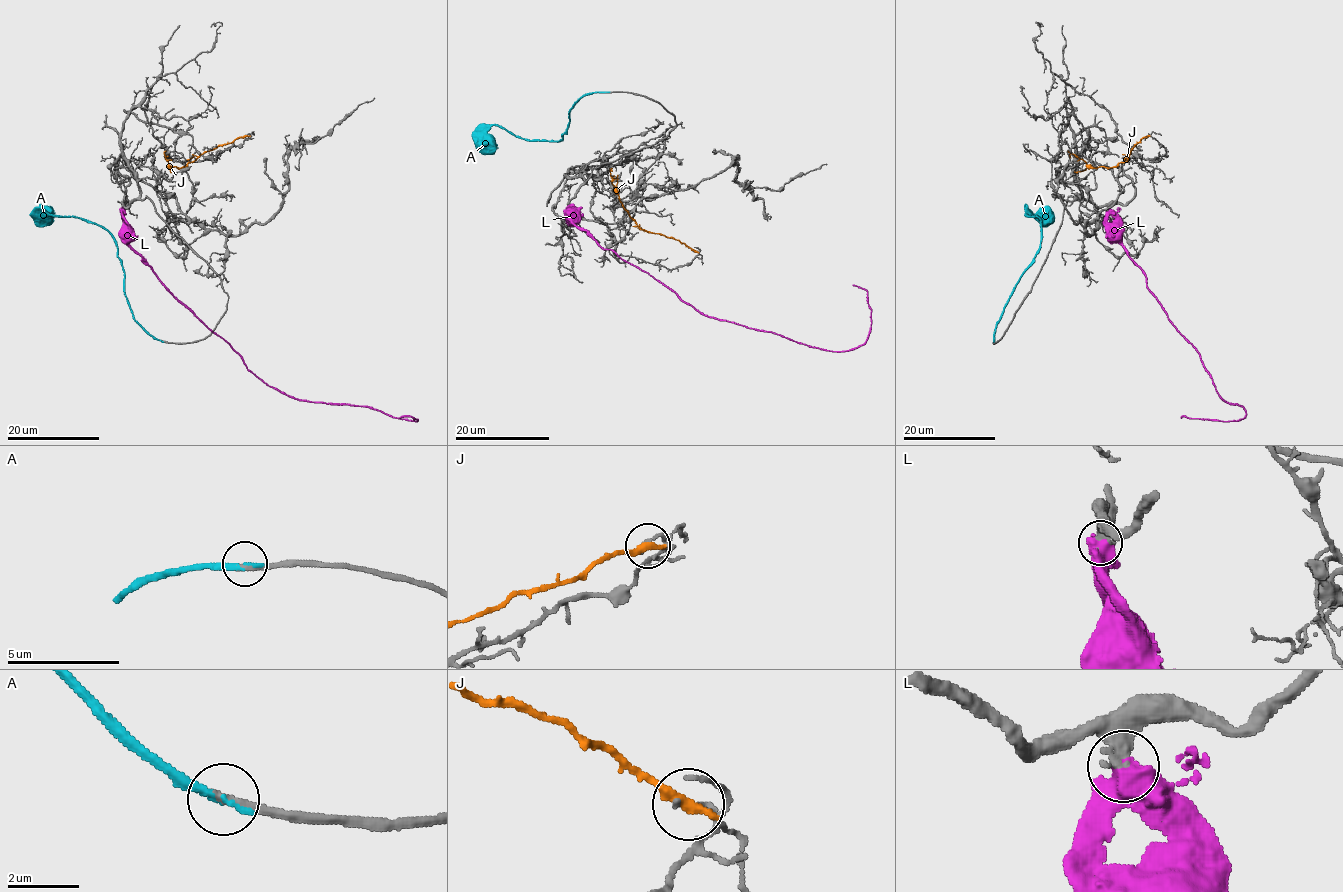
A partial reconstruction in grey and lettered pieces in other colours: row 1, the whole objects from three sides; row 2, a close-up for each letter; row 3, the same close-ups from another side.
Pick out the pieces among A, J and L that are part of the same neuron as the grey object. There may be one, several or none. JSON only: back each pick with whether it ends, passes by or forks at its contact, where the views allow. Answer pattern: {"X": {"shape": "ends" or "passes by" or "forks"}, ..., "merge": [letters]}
{"A": {"shape": "ends"}, "merge": ["A"]}

